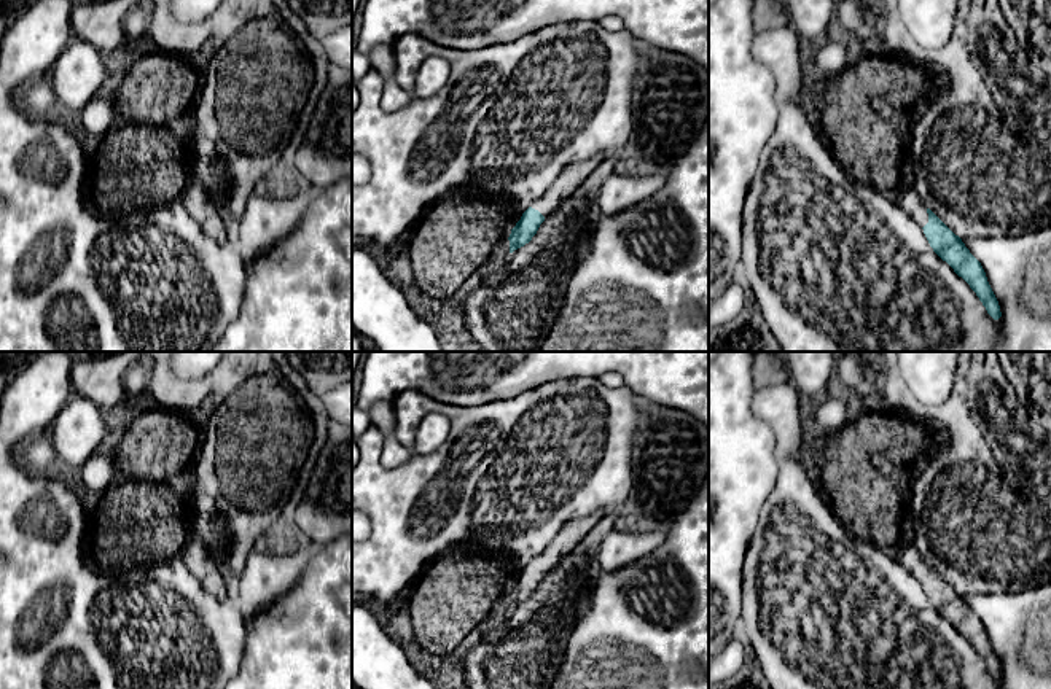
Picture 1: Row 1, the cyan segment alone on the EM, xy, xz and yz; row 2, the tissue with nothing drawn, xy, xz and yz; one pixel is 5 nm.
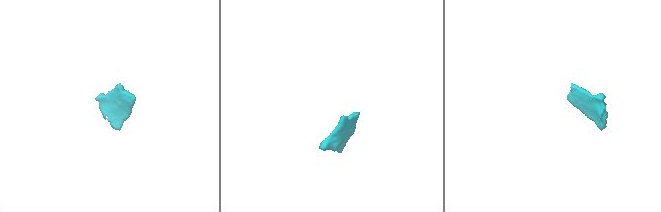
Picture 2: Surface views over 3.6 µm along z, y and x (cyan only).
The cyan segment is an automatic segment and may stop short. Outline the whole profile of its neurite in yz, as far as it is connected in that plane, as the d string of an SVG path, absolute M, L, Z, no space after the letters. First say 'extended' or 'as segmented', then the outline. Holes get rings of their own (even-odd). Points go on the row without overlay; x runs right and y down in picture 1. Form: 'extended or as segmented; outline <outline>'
extended; outline M911 544L900 546L893 552L893 559L922 582L933 608L970 641L987 670L994 676L998 676L1002 673L1000 662L987 638L986 629L962 595L927 565Z

